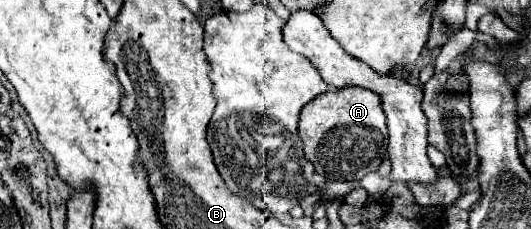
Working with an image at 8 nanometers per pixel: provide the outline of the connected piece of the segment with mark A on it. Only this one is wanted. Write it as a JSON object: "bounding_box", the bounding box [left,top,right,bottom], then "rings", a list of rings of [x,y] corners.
{"bounding_box":[299,87,387,181],"rings":[[[361,87],[333,89],[307,103],[301,111],[299,135],[303,139],[305,159],[311,161],[315,171],[329,181],[361,181],[367,173],[377,171],[387,155],[387,127],[385,113],[381,109],[381,99],[377,93],[371,93]]]}

